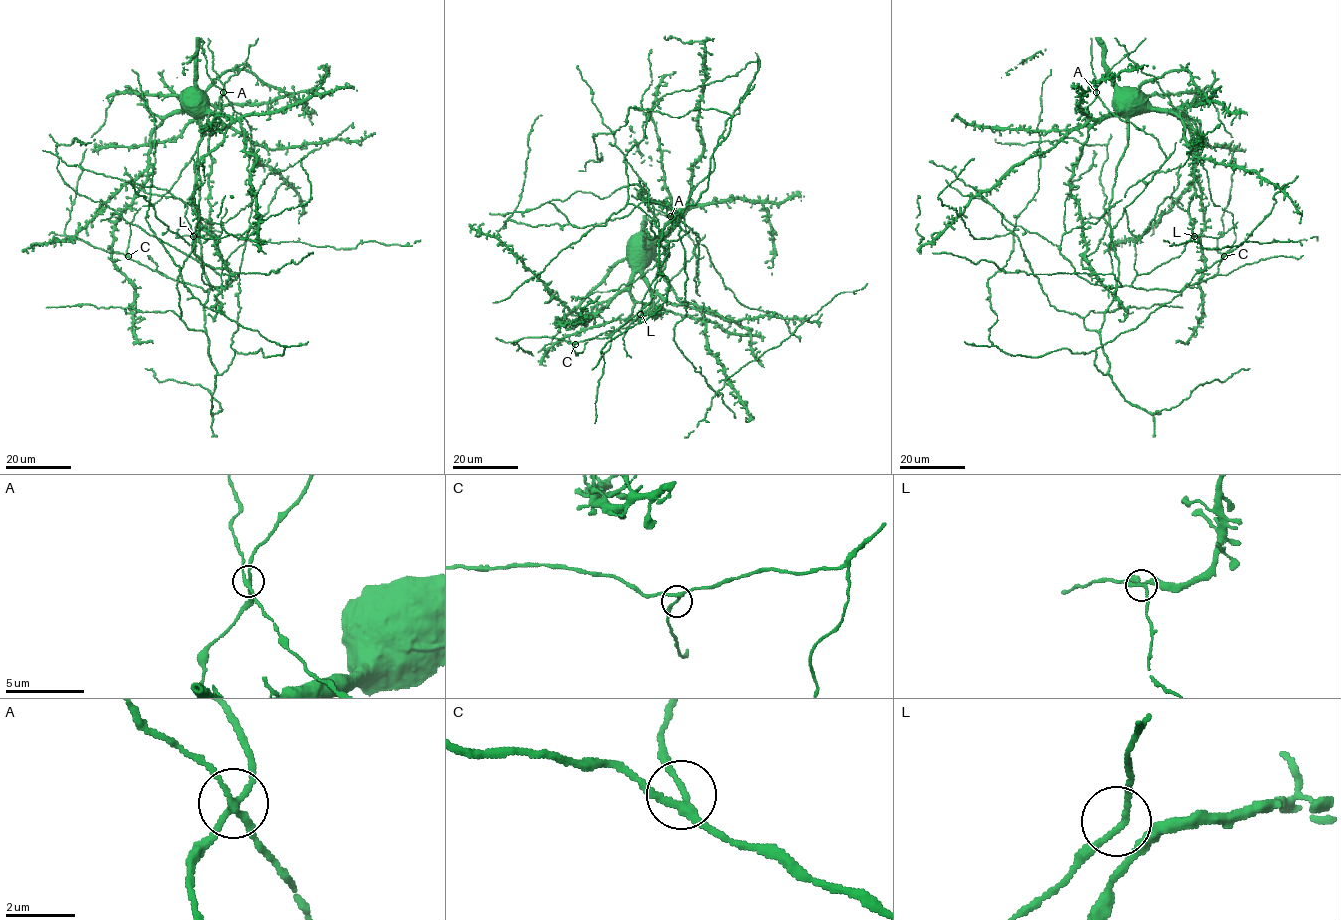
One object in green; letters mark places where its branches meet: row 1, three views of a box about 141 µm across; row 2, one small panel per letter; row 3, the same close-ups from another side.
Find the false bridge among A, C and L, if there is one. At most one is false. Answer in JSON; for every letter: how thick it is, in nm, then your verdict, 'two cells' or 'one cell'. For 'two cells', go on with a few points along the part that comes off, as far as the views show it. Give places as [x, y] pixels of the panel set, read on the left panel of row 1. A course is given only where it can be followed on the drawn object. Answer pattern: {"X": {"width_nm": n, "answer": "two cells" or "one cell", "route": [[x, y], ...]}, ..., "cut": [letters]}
{"A": {"width_nm": 200, "answer": "one cell"}, "C": {"width_nm": 200, "answer": "one cell"}, "L": {"width_nm": 160, "answer": "one cell"}, "cut": []}

